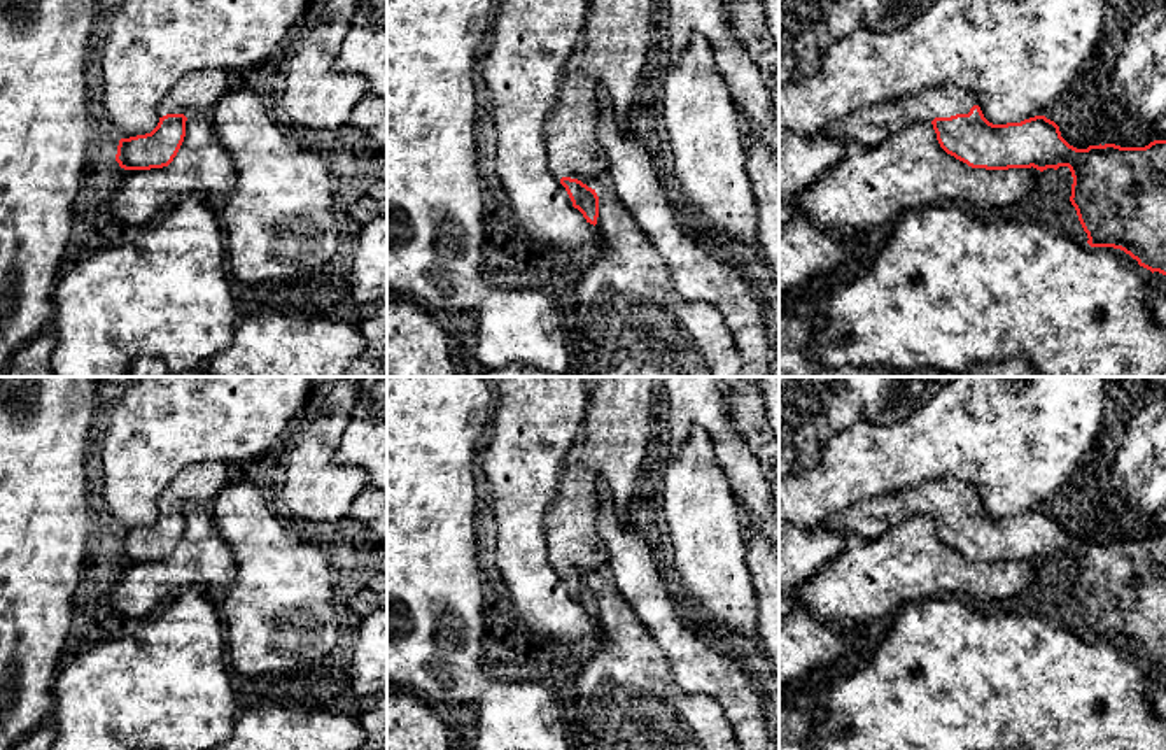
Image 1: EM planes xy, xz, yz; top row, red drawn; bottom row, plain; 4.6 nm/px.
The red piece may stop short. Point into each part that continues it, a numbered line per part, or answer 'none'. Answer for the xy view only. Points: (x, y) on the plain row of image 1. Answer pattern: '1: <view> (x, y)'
1: xy (193, 488)

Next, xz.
1: xz (618, 426)

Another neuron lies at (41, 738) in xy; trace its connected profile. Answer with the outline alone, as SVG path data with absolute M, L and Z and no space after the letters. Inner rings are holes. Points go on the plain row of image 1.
M46 720L37 729L23 736L12 750L51 750L56 739L56 725L53 720Z

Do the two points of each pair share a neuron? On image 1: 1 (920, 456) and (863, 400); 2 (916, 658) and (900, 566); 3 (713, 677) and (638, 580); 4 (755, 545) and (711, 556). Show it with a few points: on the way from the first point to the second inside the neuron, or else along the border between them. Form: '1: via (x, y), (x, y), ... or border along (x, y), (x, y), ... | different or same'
1: border along (923, 403), (890, 424), (855, 421), (848, 428) | different
2: border along (948, 596), (907, 603), (885, 624) | different
3: via (688, 652), (669, 631), (659, 605) | same
4: border along (741, 516), (744, 559), (755, 587) | different

